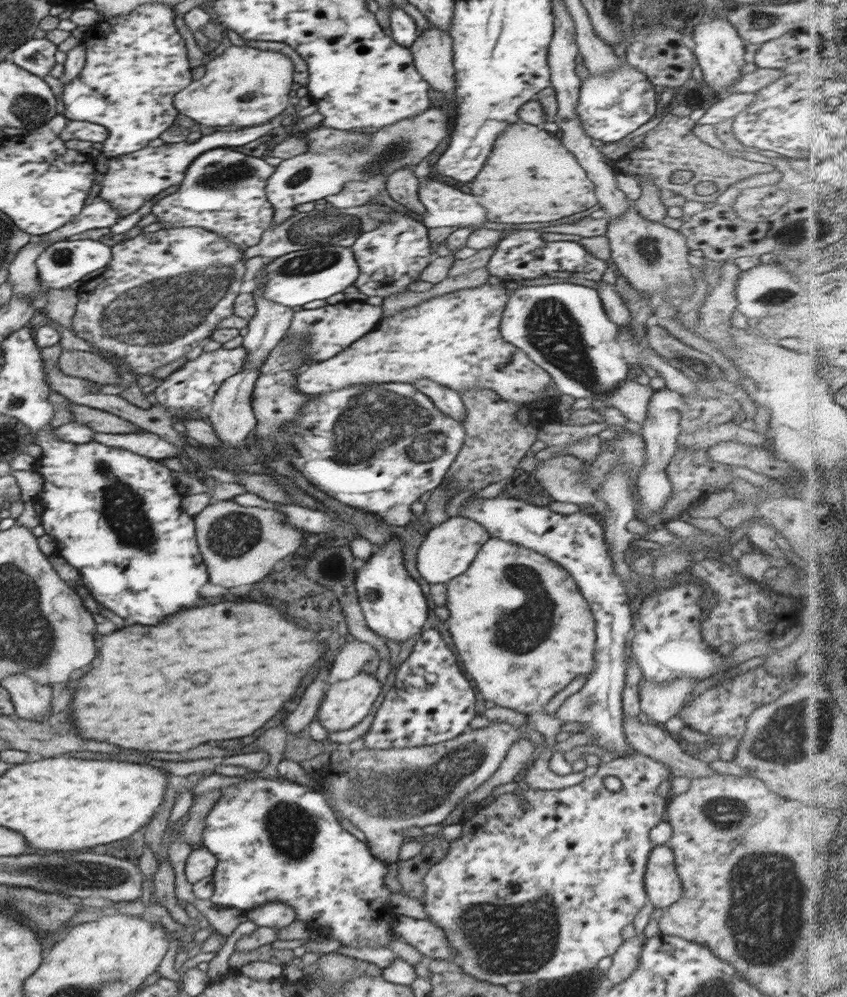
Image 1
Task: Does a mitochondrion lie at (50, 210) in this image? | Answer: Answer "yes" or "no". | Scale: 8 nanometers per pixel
no

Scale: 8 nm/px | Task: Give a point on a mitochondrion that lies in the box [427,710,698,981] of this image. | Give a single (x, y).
(499, 938)

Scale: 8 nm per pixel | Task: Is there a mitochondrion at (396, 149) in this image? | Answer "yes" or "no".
yes

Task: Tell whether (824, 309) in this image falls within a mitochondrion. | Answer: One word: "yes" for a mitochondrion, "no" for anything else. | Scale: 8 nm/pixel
no

